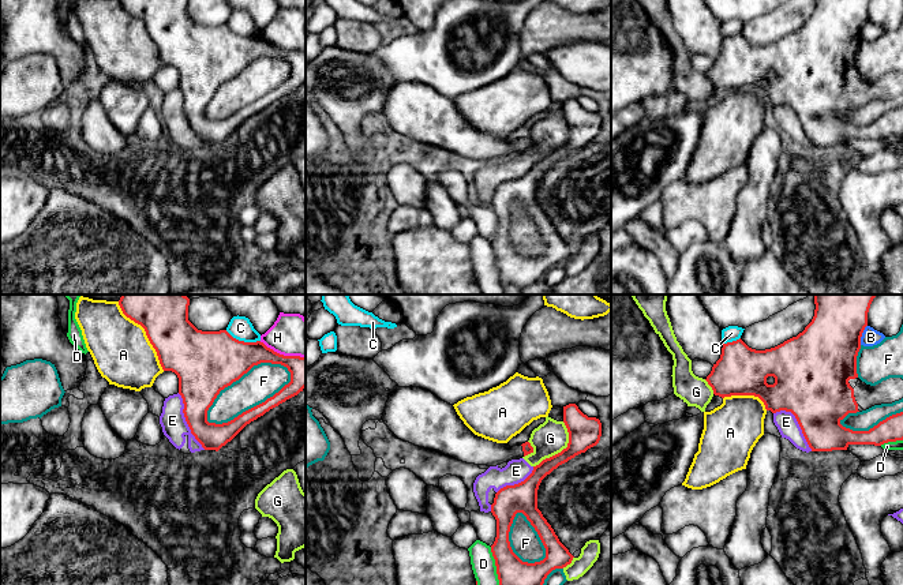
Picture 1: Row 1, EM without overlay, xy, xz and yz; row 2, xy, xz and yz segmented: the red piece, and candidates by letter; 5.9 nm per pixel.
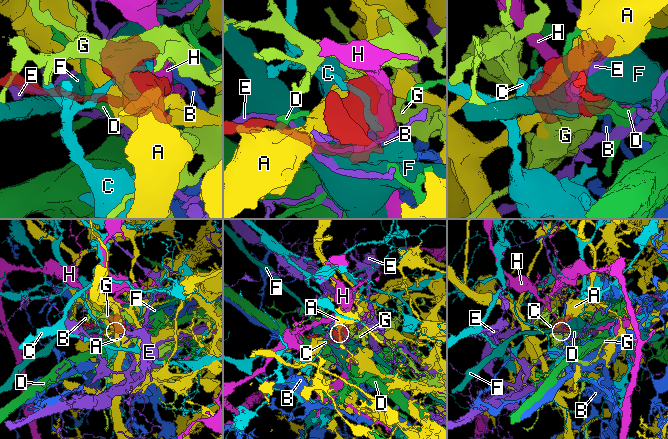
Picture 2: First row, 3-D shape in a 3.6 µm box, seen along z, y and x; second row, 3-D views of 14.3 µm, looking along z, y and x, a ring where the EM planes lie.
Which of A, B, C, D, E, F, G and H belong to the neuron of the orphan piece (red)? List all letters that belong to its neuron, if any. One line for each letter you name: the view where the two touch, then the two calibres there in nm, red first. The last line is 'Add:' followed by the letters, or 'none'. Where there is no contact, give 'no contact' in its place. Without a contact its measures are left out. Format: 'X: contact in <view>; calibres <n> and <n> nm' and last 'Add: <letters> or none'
Add: none

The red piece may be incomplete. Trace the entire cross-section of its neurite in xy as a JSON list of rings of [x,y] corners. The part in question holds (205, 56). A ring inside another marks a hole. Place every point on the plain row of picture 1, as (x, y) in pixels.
[[[120,0],[120,3],[127,12],[145,23],[162,64],[177,70],[186,116],[205,145],[218,146],[247,119],[306,82],[306,52],[280,49],[261,35],[239,35],[226,25],[198,25],[188,15],[188,0]],[[261,57],[286,61],[291,76],[233,115],[222,119],[209,117],[207,105],[220,86]]]

